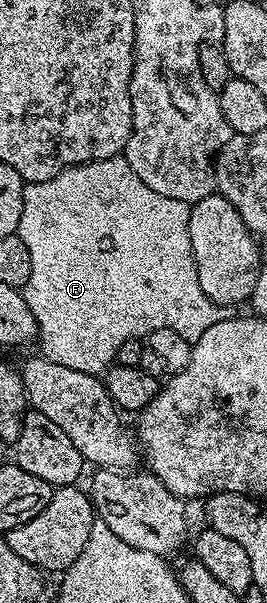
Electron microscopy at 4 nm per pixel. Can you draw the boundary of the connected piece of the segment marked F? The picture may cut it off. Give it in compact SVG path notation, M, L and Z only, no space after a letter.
M125 156L105 158L95 162L86 162L83 166L71 166L60 171L56 177L47 182L31 182L24 192L24 212L20 216L20 228L17 236L22 238L31 257L31 278L24 287L26 303L32 308L32 316L38 321L37 341L42 342L41 357L52 360L56 364L64 364L64 368L76 368L76 372L88 372L101 375L110 369L117 356L117 349L125 341L139 338L149 339L156 328L172 328L184 340L194 343L204 336L212 324L220 324L220 320L231 317L232 310L228 306L218 306L208 296L204 296L204 288L200 288L200 280L196 272L196 260L192 256L192 240L188 236L188 220L191 203L172 200L168 196L160 196L160 192L152 192L136 172L128 164Z

